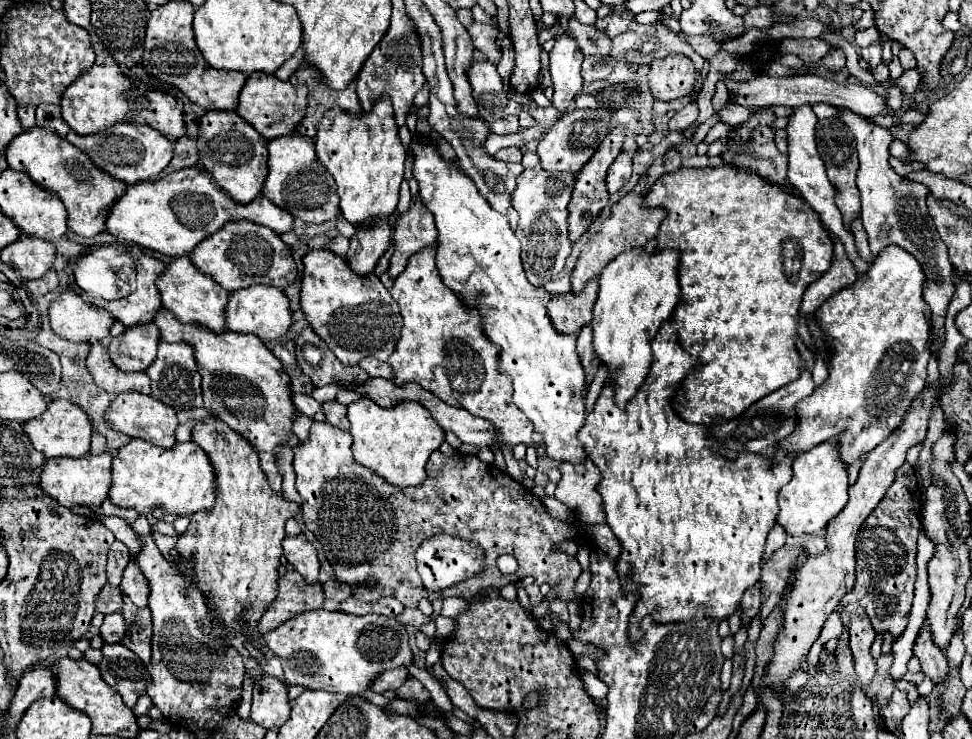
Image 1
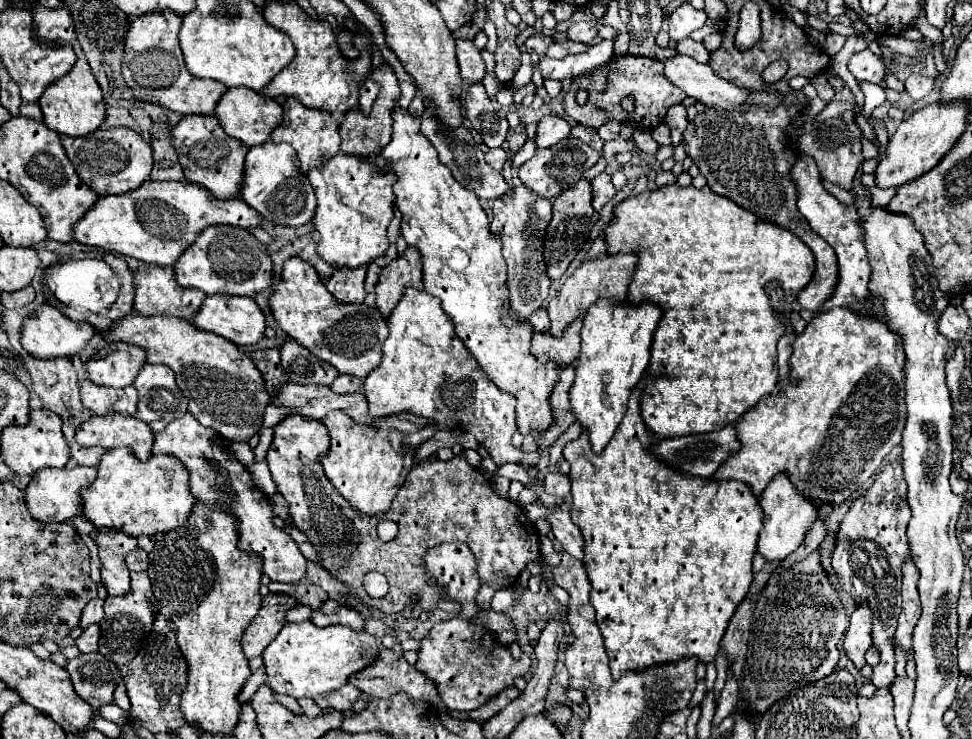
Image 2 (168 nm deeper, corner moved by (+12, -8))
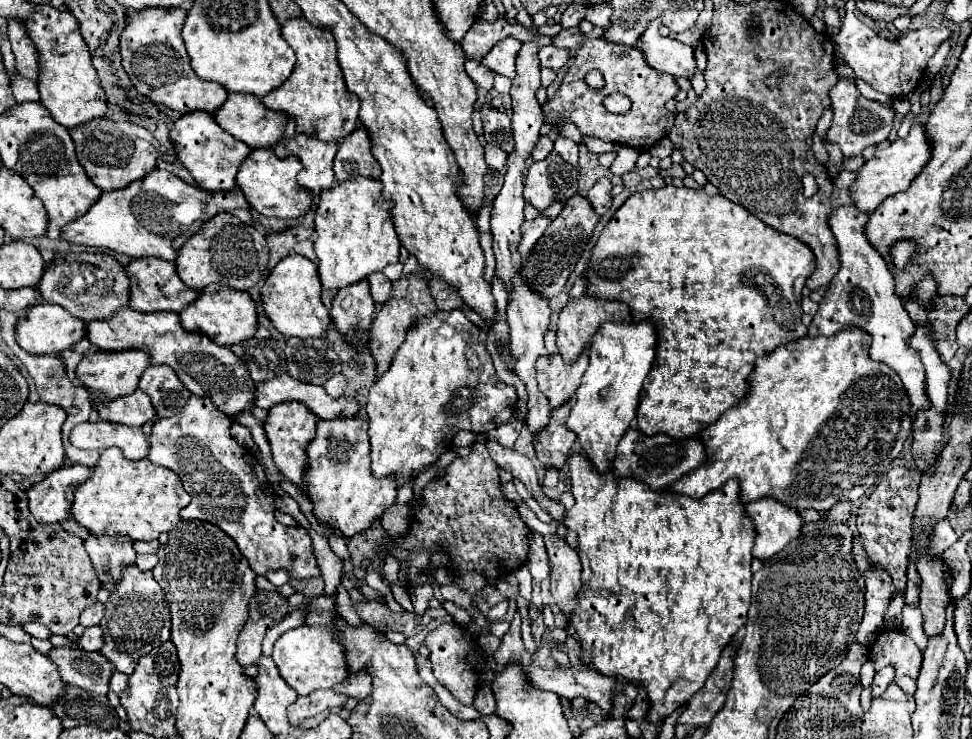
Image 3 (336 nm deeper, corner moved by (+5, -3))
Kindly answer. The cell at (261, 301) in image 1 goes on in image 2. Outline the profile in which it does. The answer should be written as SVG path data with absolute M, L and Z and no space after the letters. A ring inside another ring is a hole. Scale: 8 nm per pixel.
M209 295L203 303L199 313L191 319L193 325L197 325L203 331L215 333L225 337L227 341L235 343L237 347L241 345L251 345L257 343L259 339L263 339L263 331L265 331L265 315L261 313L261 309L257 307L253 297L231 297L231 295Z

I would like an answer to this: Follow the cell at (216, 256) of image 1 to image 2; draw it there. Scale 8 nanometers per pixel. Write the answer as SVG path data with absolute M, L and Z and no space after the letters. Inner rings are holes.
M211 225L203 229L195 243L185 249L181 259L173 265L175 279L181 287L193 287L205 295L225 293L251 297L273 283L273 263L261 241L249 231L231 225Z

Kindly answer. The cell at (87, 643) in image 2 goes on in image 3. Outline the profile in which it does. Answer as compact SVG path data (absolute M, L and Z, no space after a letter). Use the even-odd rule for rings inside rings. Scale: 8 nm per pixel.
M92 626L92 628L86 628L84 634L78 638L78 646L86 652L94 652L94 650L100 650L104 644L104 634L100 630L100 626Z

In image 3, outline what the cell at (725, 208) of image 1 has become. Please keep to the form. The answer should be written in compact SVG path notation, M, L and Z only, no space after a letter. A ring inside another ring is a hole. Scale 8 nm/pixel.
M670 184L670 186L664 186L660 190L652 188L652 190L642 190L642 192L632 194L616 210L616 214L612 216L608 226L602 230L586 268L588 268L588 274L586 274L588 294L626 302L630 306L634 322L652 320L656 324L656 332L658 332L656 358L654 358L654 364L652 364L646 380L644 380L642 392L640 392L640 406L638 406L638 416L636 416L638 428L648 436L662 432L662 434L672 436L672 438L688 438L688 436L698 436L712 422L716 422L722 416L722 412L730 410L732 406L740 404L740 400L746 398L748 388L750 388L750 374L754 370L756 356L764 356L764 354L772 352L778 344L782 344L782 340L796 338L796 334L806 334L806 326L800 320L802 318L800 298L802 298L802 288L804 288L806 280L810 278L812 270L816 268L816 258L804 242L800 242L798 238L792 238L788 234L780 234L778 230L772 230L768 224L760 222L760 218L756 218L754 214L748 214L748 210L726 200L722 194L708 196L702 188L692 190L692 188L686 188L686 186L676 188L676 186Z

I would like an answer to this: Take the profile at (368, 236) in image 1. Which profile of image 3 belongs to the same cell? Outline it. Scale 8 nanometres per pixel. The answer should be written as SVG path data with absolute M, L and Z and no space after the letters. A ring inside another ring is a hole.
M356 282L356 286L344 286L332 300L330 316L342 336L352 330L368 330L374 318L374 300L370 296L368 282Z

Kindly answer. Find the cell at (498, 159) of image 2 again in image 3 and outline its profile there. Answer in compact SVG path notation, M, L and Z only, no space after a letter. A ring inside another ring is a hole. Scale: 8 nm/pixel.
M486 144L484 146L484 152L486 152L486 164L490 168L496 168L496 170L502 170L504 164L506 164L506 152L498 146L492 146L492 144Z

